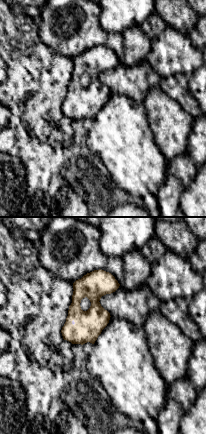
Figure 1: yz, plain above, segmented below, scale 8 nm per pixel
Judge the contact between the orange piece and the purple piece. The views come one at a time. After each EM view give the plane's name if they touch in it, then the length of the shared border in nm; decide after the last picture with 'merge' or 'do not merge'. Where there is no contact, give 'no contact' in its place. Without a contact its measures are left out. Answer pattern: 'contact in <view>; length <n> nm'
contact in yz; length 60 nm

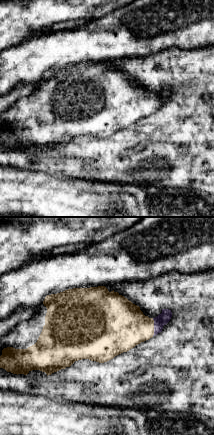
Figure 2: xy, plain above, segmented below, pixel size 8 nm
contact in xy; length 140 nm

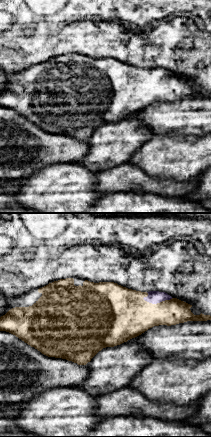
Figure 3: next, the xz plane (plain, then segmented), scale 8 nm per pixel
contact in xz; length 240 nm

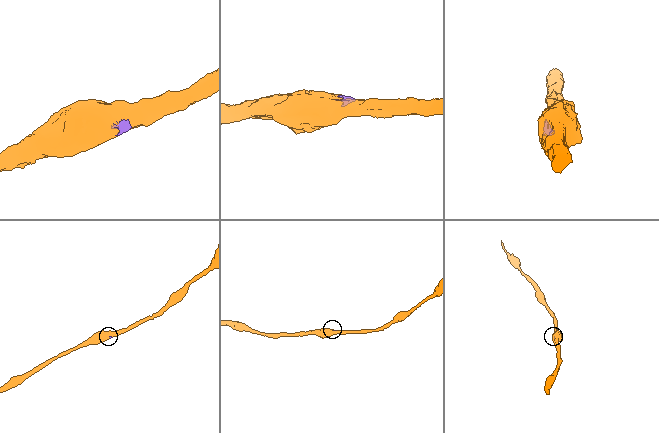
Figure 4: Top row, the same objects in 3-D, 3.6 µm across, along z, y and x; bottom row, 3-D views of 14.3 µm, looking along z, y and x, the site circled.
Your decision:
merge

